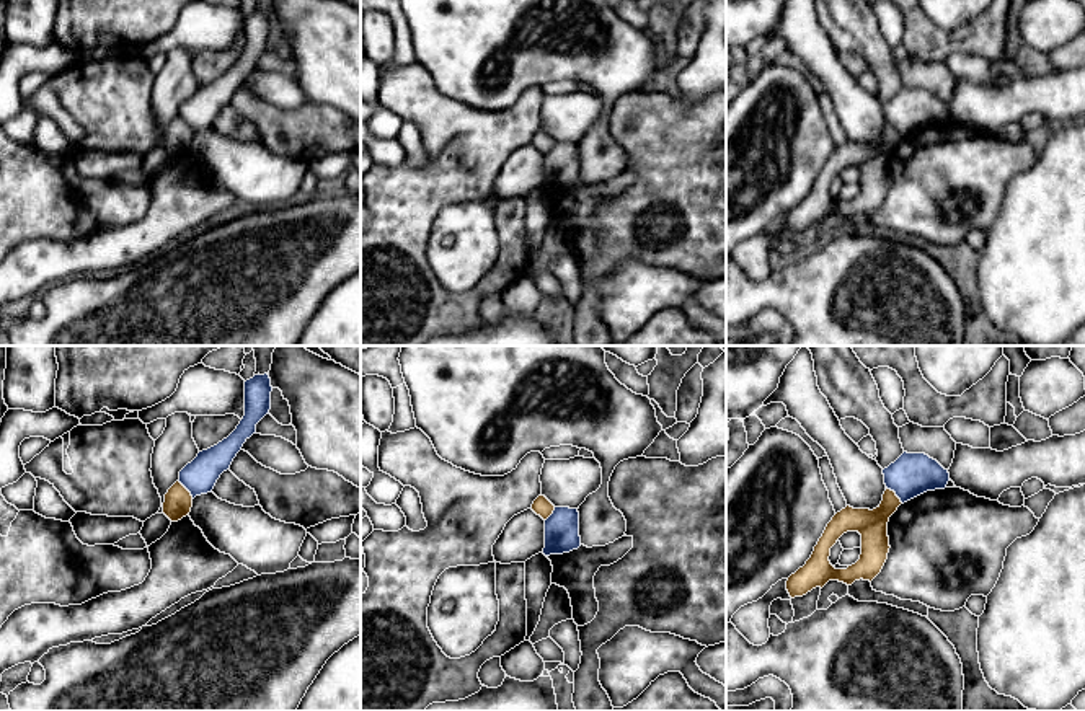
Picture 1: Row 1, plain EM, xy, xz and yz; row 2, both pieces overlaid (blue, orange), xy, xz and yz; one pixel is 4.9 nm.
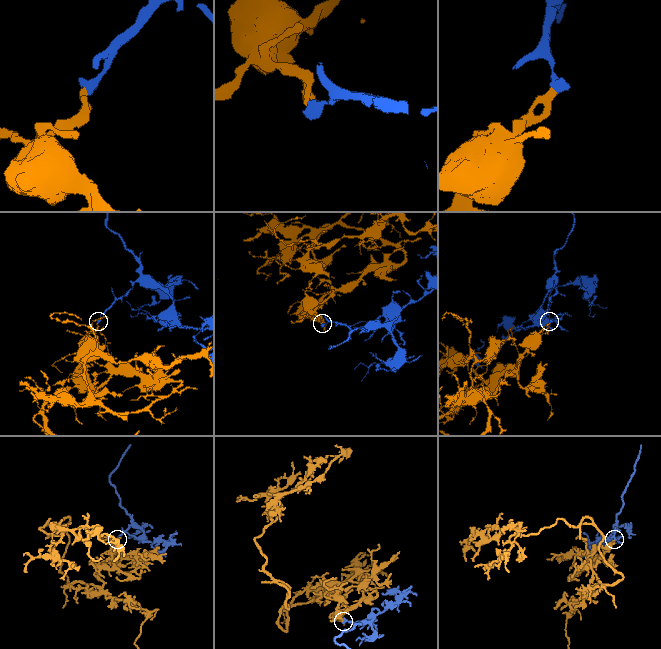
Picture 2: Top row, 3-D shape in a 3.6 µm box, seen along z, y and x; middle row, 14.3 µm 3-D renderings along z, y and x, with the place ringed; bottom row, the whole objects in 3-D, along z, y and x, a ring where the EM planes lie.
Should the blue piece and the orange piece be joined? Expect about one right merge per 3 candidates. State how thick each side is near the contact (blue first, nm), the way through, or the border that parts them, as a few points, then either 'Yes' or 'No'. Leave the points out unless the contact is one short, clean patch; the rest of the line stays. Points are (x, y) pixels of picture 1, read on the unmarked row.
Thickness 220 nm (blue) against 150 nm. Boundary: yz (886, 121), (903, 137). No

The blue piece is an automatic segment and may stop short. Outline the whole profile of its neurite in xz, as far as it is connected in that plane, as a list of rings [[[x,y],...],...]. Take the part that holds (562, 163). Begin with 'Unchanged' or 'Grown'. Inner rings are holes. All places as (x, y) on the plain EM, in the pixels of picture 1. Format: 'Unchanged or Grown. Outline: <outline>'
Unchanged. Outline: [[[555,142],[545,155],[543,189],[563,189],[581,181],[579,147],[569,142]]]

